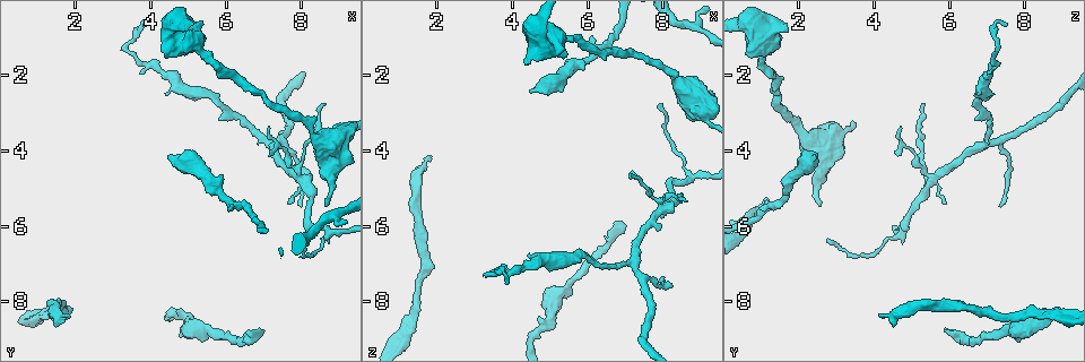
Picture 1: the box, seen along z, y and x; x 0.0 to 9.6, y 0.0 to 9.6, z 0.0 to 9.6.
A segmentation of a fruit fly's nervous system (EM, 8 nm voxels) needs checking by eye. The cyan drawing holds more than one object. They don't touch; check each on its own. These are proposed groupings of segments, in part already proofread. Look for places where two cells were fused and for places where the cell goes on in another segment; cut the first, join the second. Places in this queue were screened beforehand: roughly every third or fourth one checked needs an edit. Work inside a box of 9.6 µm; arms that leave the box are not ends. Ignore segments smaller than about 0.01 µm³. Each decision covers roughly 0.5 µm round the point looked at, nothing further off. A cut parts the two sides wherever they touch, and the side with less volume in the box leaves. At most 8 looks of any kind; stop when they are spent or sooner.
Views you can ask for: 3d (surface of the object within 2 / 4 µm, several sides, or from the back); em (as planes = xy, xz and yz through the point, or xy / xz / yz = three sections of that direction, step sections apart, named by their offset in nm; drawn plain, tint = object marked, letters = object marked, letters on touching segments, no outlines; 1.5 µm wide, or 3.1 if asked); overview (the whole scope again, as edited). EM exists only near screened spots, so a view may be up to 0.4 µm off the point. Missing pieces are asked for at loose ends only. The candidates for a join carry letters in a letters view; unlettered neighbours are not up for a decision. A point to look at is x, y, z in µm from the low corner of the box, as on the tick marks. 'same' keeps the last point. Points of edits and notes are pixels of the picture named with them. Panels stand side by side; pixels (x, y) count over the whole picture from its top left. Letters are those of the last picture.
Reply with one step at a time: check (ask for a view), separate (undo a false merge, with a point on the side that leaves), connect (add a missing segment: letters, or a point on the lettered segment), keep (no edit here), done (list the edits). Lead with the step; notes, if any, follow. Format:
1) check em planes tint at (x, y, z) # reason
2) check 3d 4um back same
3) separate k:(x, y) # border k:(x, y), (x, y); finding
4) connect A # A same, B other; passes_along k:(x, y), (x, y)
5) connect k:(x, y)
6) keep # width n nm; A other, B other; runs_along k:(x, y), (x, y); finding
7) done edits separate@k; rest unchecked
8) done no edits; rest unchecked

check 3d 4um at (7.10, 4.10, 4.65)

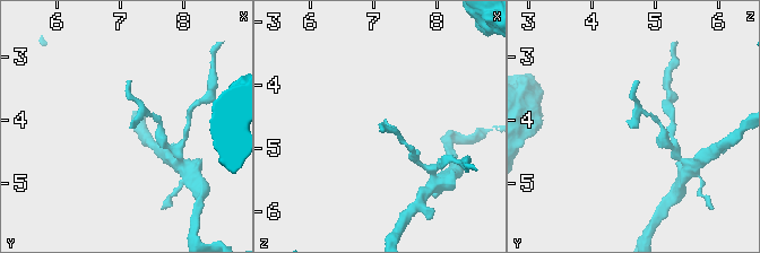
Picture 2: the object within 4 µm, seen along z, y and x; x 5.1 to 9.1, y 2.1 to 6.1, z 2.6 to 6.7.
check em xy step 4 tint at (7.15, 4.10, 4.60)

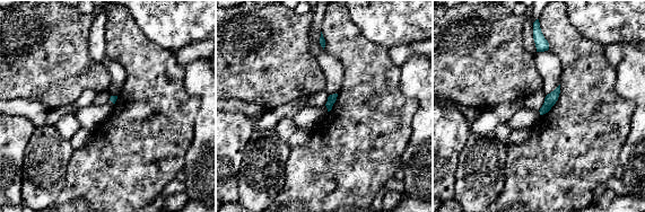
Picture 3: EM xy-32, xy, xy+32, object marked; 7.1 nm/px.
check em planes letters same

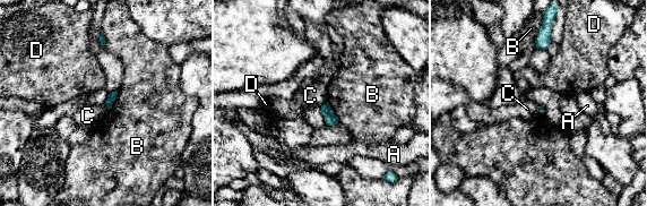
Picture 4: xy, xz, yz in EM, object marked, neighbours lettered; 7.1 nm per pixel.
keep # A other, B other, C other, D other; border 4:(104, 103), (108, 109); no lettered segment goes on from it

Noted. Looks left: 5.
check 3d 4um at (8.65, 6.20, 4.75) # a fork

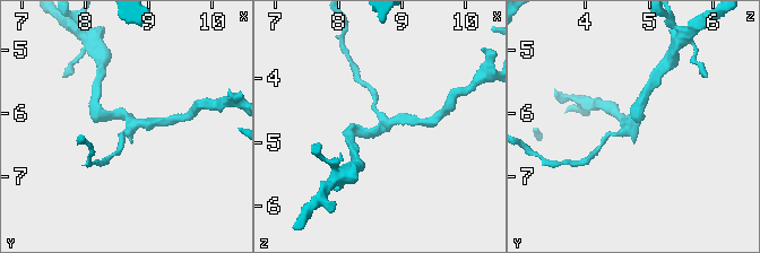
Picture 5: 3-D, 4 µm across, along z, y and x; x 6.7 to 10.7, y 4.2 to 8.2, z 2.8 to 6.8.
check em planes letters at (8.75, 6.15, 4.70) # arms 3

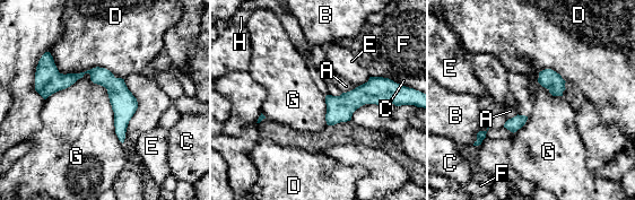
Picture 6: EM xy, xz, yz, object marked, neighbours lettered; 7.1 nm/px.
keep # width 180 nm; longest_contact G 650 nm; A other, B other, C other, D other, E other, F other, G other, H other; all the same cell

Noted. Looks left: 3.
check em planes tint at (4.35, 0.85, 1.70) # branch stops here

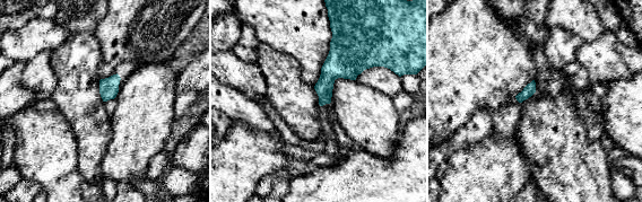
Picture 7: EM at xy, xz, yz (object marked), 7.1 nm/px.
check em planes letters same # what lies round it

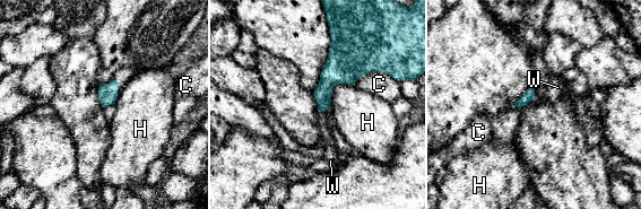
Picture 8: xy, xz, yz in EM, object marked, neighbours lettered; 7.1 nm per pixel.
connect W # C other, H other, W same; passes_along 8:(330, 76), (322, 110), (326, 136); the cell continues

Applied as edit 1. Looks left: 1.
done edits connect@8; rest unchecked

